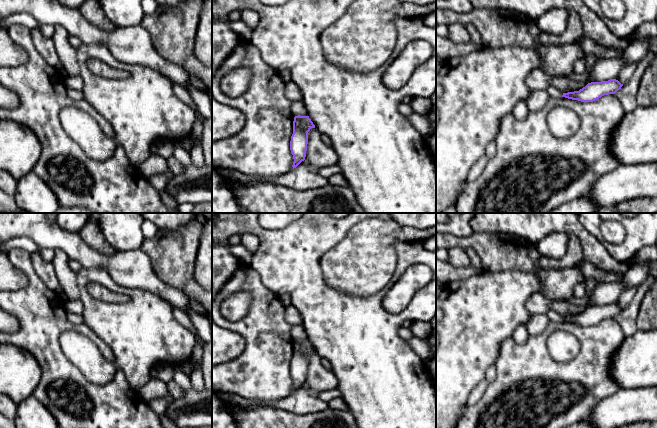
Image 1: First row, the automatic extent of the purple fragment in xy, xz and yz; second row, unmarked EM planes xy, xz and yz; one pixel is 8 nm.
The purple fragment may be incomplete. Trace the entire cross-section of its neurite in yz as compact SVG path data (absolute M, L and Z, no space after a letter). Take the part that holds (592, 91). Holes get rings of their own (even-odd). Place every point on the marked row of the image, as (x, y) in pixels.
M610 79L608 81L601 82L591 82L579 91L563 93L558 88L554 86L548 86L546 91L549 97L552 98L568 98L572 100L578 100L581 102L593 102L604 95L615 94L621 89L623 84L621 84L616 79Z

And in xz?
M291 101L291 111L294 116L293 134L290 141L290 150L293 155L293 169L305 160L308 132L315 125L308 116L308 112L302 101Z

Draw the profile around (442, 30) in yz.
M436 24L436 34L440 37L448 37L448 35L449 35L449 25Z

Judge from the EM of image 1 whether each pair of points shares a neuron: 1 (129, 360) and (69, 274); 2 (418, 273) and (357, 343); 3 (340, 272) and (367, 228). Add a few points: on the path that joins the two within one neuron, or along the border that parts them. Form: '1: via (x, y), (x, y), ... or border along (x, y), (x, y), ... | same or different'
1: border along (76, 273), (80, 298) | different
2: border along (390, 287), (383, 298), (383, 307), (398, 314) | different
3: via (351, 261), (367, 245), (367, 239) | same

